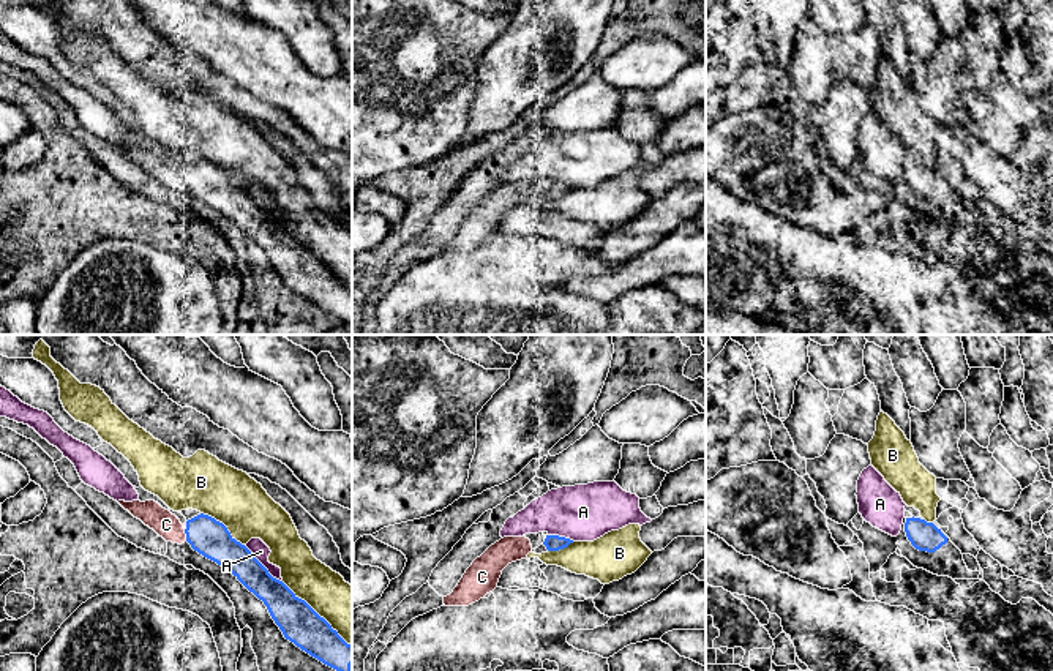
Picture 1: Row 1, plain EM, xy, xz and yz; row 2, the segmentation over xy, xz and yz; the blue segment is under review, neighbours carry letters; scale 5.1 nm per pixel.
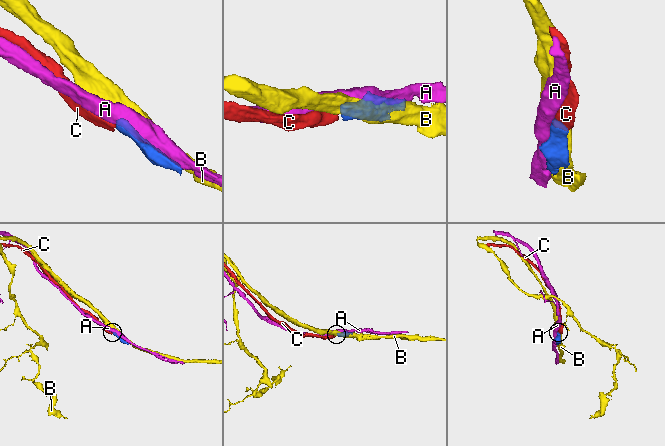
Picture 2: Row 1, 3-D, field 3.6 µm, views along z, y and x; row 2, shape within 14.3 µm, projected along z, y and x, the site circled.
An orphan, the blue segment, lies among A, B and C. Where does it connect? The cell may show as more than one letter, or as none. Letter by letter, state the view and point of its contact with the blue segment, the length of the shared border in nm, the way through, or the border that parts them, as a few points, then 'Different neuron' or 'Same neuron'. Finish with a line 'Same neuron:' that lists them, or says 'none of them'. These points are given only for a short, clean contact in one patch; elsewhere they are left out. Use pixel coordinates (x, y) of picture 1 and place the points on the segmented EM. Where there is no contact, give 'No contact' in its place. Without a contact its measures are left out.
A: Touches blue at xy (262, 566). Shared border 260 nm. Different neuron
B: Touches blue at xy (314, 611). Shared border 480 nm. Different neuron
C: Touches blue at xy (187, 536). Shared border 70 nm. Same neuron
Same neuron: C

